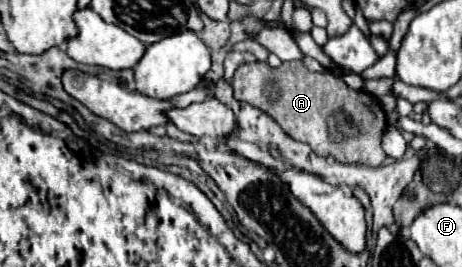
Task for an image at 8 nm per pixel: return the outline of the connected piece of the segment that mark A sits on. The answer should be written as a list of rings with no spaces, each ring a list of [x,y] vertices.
[[[257,61],[241,65],[231,85],[237,101],[249,103],[273,117],[291,139],[309,143],[319,157],[333,157],[339,163],[361,161],[367,167],[379,167],[387,157],[381,149],[387,119],[377,97],[349,89],[335,75],[309,71],[301,61],[285,61],[279,69]]]

